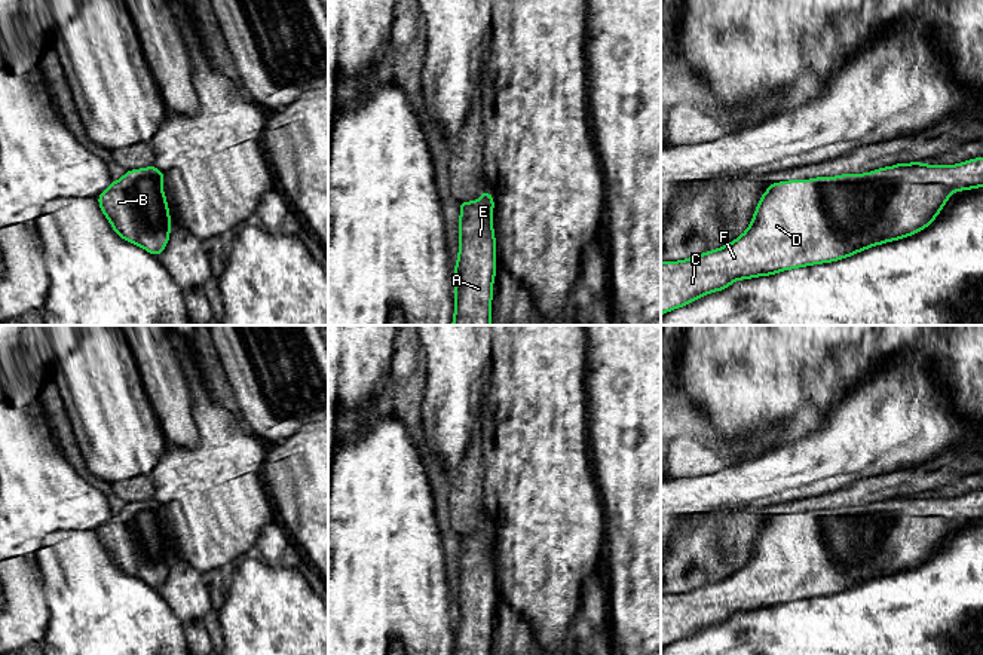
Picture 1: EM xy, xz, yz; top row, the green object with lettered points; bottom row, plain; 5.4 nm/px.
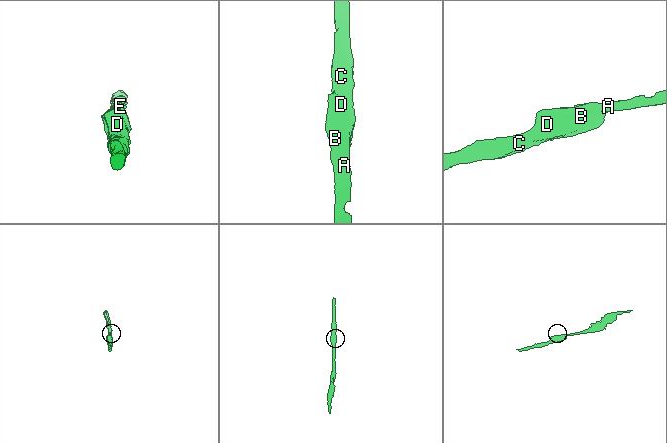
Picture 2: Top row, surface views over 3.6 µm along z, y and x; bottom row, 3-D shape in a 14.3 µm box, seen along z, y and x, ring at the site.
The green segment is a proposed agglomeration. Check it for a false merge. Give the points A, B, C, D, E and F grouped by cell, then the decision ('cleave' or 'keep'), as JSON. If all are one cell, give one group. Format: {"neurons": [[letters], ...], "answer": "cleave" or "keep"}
{"neurons": [["A", "B", "C", "D", "E", "F"]], "answer": "keep"}

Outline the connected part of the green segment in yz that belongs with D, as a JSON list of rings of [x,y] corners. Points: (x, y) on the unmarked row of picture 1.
[[[983,490],[956,498],[897,496],[867,506],[772,515],[748,561],[731,576],[680,594],[661,594],[661,648],[739,612],[837,594],[930,558],[950,527],[983,518]]]

